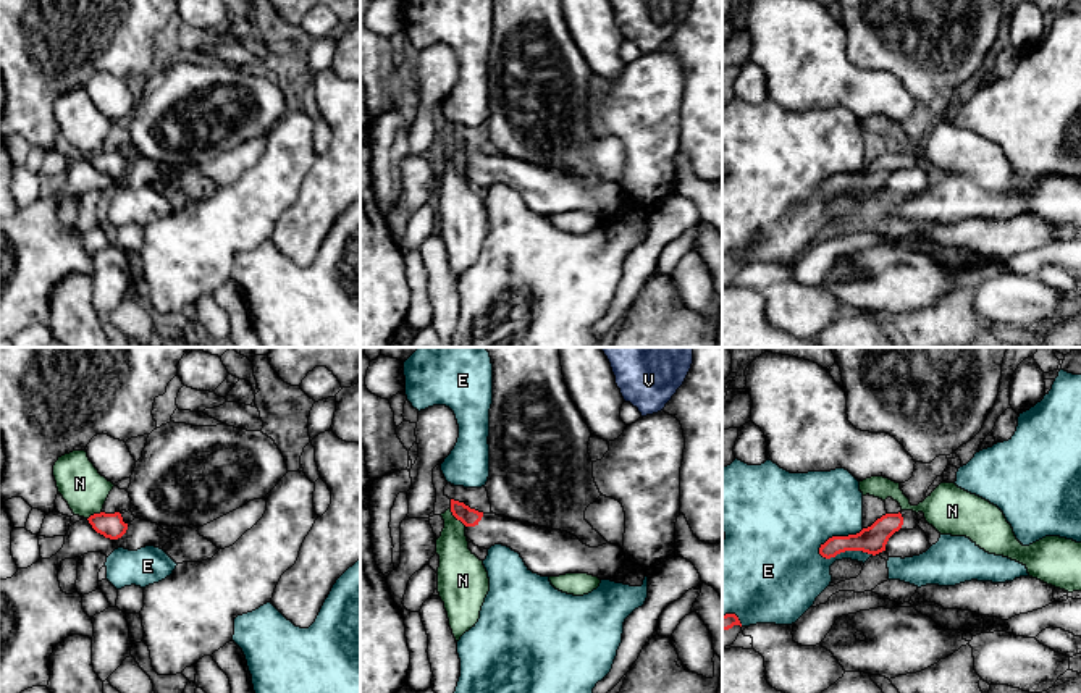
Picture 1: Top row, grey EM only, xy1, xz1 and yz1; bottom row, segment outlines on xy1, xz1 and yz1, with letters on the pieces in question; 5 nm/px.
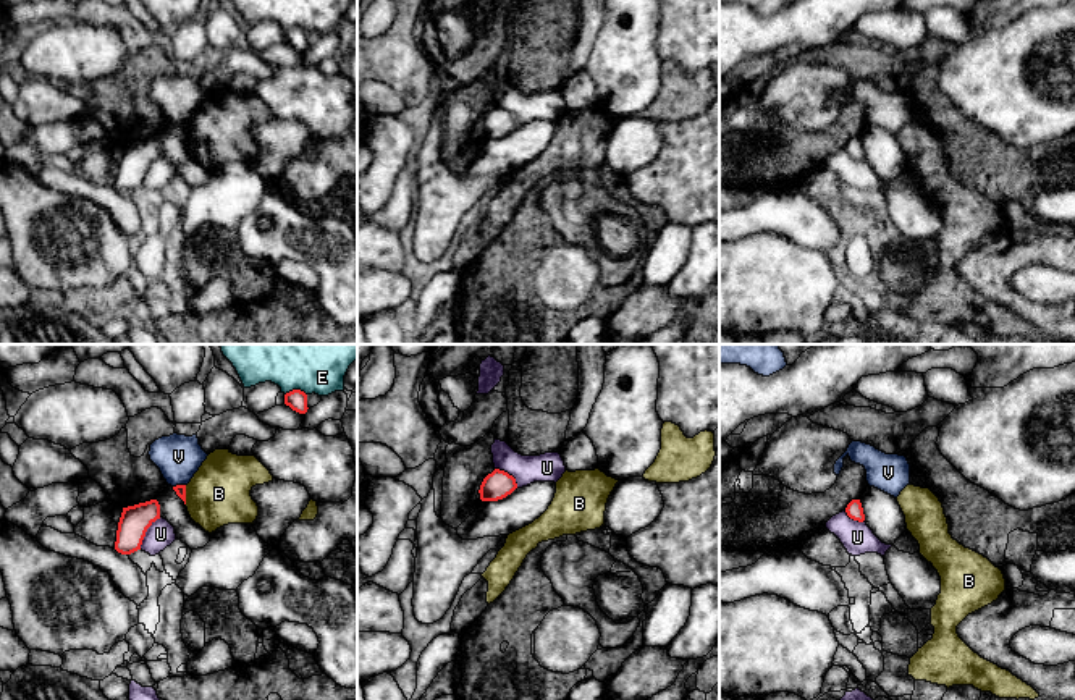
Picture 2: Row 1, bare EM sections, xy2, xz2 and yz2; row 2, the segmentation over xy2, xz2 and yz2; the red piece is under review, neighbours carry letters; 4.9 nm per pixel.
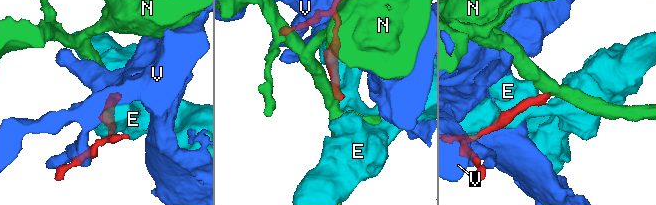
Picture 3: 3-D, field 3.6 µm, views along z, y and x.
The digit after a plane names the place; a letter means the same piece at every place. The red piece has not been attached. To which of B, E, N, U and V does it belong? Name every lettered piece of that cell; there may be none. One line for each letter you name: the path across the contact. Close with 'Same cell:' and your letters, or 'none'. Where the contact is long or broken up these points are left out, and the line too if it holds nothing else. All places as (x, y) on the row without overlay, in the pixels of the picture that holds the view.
Same cell: none

